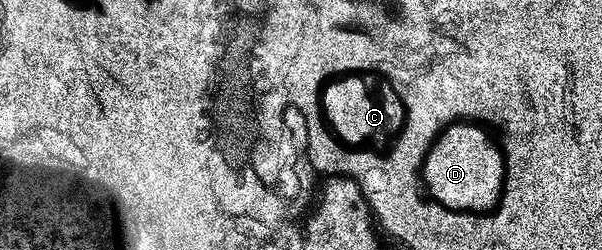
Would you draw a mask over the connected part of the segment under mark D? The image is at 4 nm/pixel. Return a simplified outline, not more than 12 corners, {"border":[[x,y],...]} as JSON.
{"border":[[444,127],[423,186],[453,211],[487,213],[503,193],[494,131]]}

